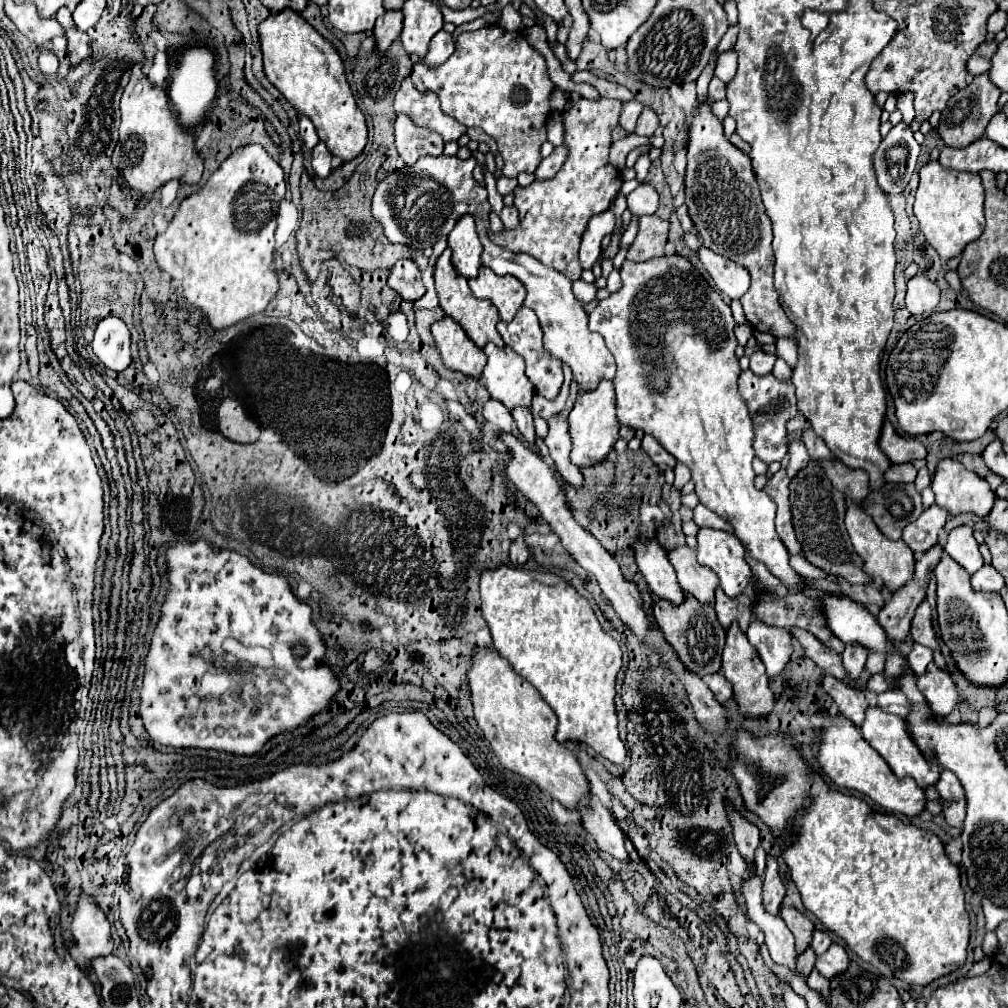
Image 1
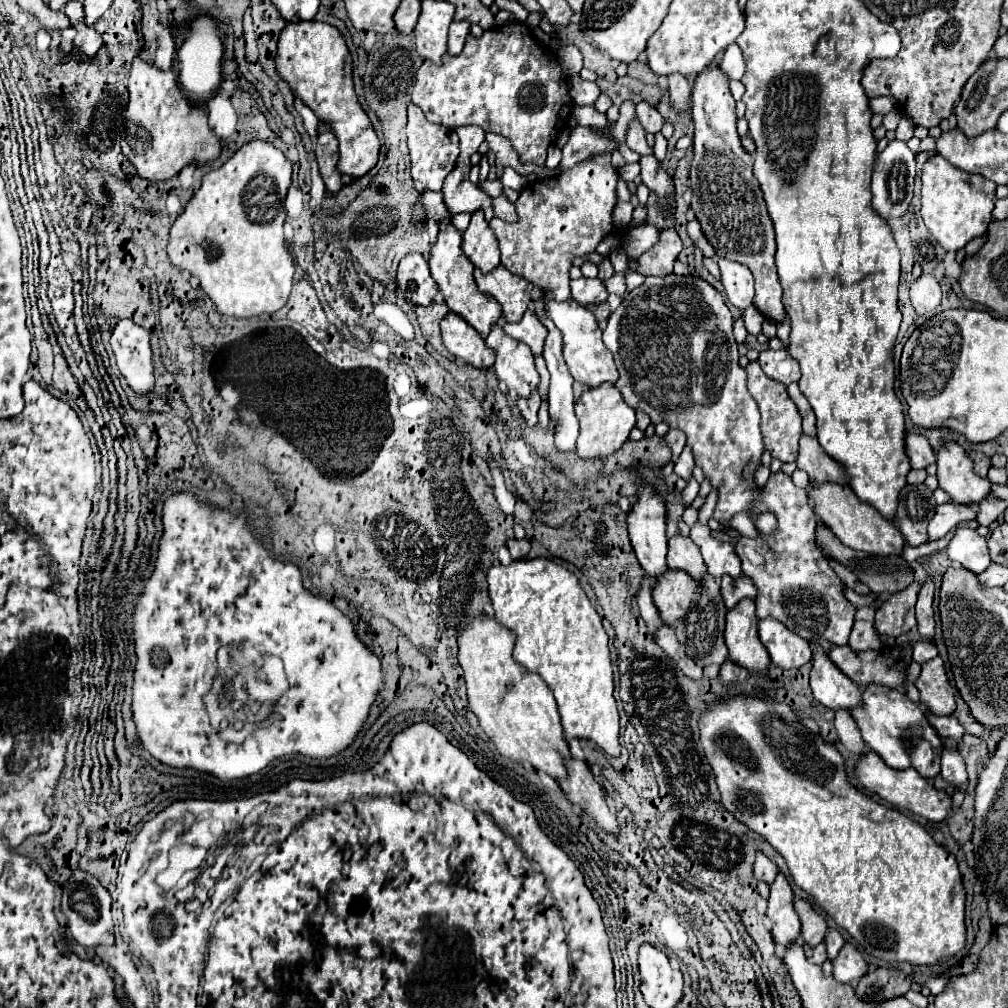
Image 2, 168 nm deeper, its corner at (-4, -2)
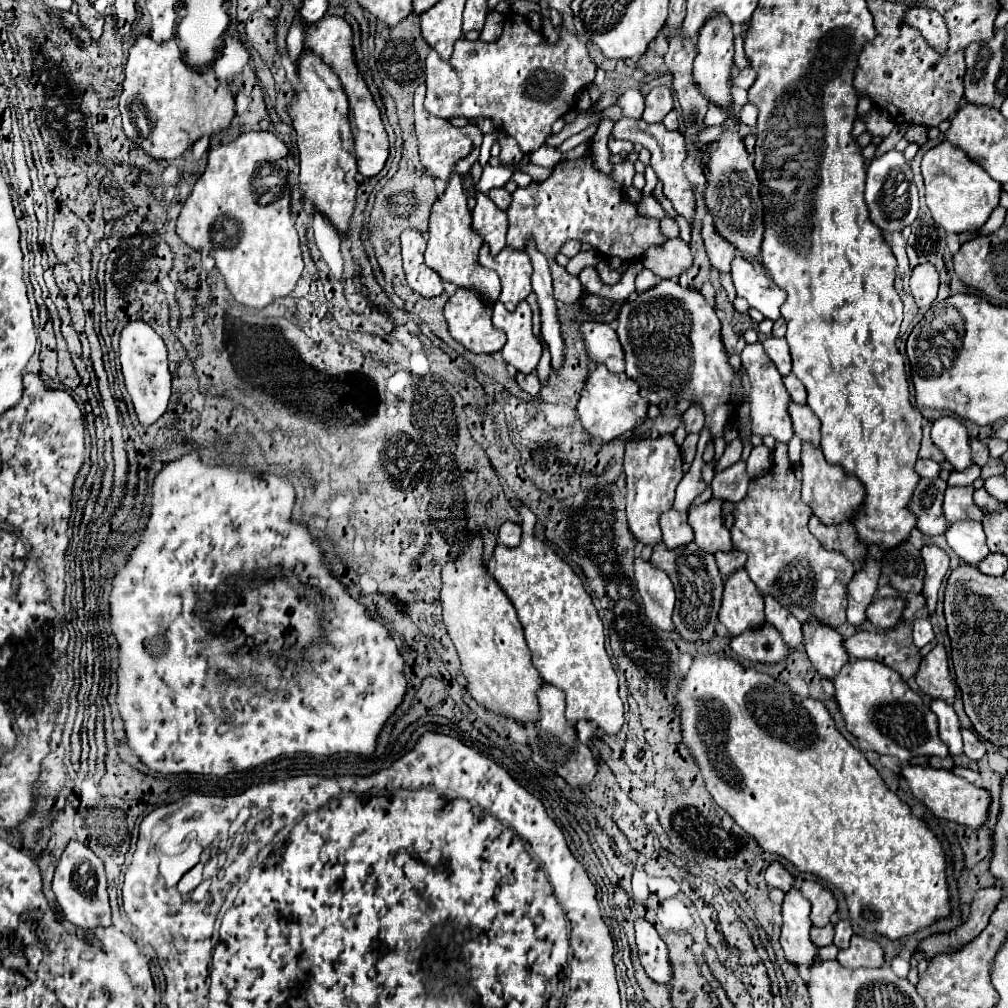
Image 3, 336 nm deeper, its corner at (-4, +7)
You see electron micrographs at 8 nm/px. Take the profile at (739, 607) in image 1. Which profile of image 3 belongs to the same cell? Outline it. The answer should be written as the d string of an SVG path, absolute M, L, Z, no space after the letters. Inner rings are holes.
M732 549L732 551L718 551L718 553L714 553L714 557L716 557L716 563L718 563L718 567L720 567L720 573L722 575L732 575L734 571L738 571L738 569L744 569L744 563L746 563L746 555L742 553L742 551L738 551L738 549Z

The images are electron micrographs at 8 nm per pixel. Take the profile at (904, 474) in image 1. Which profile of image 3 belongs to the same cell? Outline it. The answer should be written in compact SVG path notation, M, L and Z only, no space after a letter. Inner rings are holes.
M918 459L916 473L926 479L936 479L940 475L940 463L936 463L932 459Z

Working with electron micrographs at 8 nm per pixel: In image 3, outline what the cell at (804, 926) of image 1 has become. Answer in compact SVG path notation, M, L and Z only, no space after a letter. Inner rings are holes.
M802 881L800 883L800 891L802 895L812 903L812 925L814 927L824 927L830 923L830 915L836 911L838 901L832 895L832 891L828 887L824 887L818 881Z

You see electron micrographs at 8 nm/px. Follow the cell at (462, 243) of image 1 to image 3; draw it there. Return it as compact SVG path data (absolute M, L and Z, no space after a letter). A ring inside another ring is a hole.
M476 191L476 205L472 209L472 225L490 245L492 255L498 255L506 247L506 231L508 231L506 211L500 211L480 191Z

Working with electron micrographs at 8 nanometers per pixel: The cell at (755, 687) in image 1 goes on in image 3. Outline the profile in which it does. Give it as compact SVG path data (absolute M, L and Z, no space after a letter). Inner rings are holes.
M736 571L736 575L726 577L718 619L730 635L740 635L750 627L762 625L764 599L746 571Z

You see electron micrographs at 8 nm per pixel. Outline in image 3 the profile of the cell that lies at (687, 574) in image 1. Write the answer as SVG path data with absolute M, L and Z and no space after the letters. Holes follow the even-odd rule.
M670 509L660 515L660 527L662 527L662 541L668 549L680 547L684 543L690 543L694 539L692 527L688 525L688 515L684 511Z

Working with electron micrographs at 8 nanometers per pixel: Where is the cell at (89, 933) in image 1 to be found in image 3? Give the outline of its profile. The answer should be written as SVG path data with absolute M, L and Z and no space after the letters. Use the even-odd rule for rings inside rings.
M72 839L68 847L64 849L52 881L52 891L56 895L58 905L62 907L64 917L82 929L94 929L94 927L110 927L110 903L108 903L108 891L106 891L106 873L102 861L80 841Z

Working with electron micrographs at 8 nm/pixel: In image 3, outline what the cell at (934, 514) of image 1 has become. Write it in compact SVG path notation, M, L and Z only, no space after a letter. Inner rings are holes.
M948 487L944 495L944 515L948 523L962 521L962 519L976 519L982 521L982 511L972 501L974 487Z

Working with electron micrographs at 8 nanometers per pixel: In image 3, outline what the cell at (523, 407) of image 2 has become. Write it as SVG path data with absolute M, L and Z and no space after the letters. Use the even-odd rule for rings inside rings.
M532 371L530 375L526 375L522 389L524 389L526 393L534 395L534 397L538 395L538 391L540 391L540 381L538 381L538 373L536 373L536 371Z

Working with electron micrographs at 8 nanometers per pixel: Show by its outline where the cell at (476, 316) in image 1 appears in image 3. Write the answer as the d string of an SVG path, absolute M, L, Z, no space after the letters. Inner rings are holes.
M450 175L448 187L442 197L436 199L430 215L430 231L428 231L428 247L424 253L426 263L448 283L458 287L478 289L488 303L494 303L500 295L500 279L498 273L492 269L484 269L478 263L478 249L482 247L484 239L472 227L472 213L466 205L466 193L462 185L462 177Z

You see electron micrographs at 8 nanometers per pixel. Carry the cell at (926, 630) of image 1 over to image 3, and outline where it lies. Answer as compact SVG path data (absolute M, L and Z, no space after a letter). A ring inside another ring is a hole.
M924 545L922 547L922 559L926 565L926 581L924 581L924 597L928 601L928 609L934 611L936 607L936 593L938 587L948 571L948 555L938 545Z

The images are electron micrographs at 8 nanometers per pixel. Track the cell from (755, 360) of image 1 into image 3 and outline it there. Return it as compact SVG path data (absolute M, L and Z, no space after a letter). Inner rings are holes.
M768 337L764 343L764 349L766 353L770 355L770 359L774 361L776 369L782 373L782 375L788 375L792 371L792 359L790 359L790 351L788 351L788 343L786 339L778 339L778 337Z

